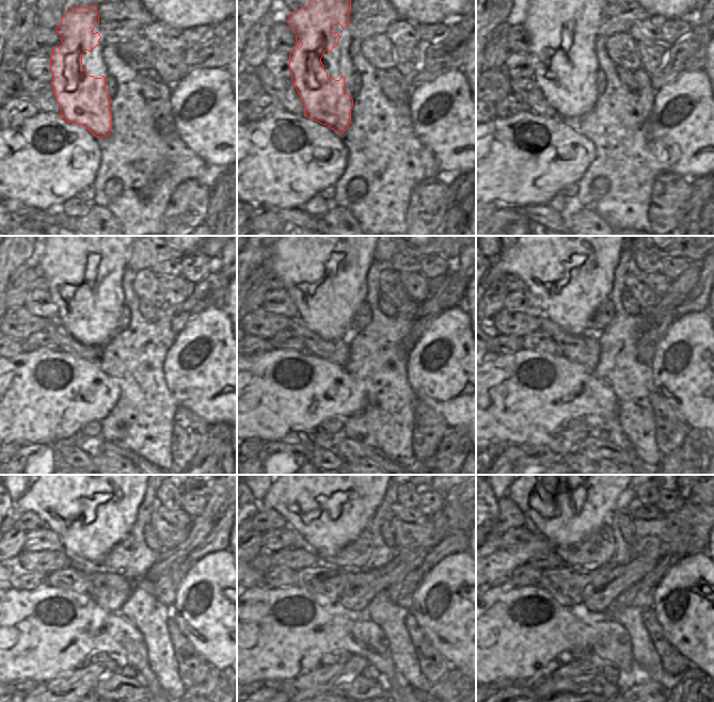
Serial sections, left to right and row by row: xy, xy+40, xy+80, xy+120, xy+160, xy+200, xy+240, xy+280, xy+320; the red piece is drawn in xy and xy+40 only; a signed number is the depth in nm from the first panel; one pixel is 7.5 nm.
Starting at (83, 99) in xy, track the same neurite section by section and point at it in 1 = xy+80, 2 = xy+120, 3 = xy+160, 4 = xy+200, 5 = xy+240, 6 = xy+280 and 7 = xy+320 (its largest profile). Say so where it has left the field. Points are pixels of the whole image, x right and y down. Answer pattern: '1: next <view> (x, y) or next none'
1: next xy+80 (551, 18)
2: next xy+120 (79, 257)
3: next xy+160 (300, 257)
4: next xy+200 (534, 257)
5: next xy+240 (54, 496)
6: next xy+280 (292, 496)
7: next xy+320 (533, 496)

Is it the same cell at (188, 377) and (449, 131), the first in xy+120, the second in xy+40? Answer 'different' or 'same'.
same

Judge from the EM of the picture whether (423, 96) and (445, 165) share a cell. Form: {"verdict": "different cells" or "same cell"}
{"verdict": "same cell"}

